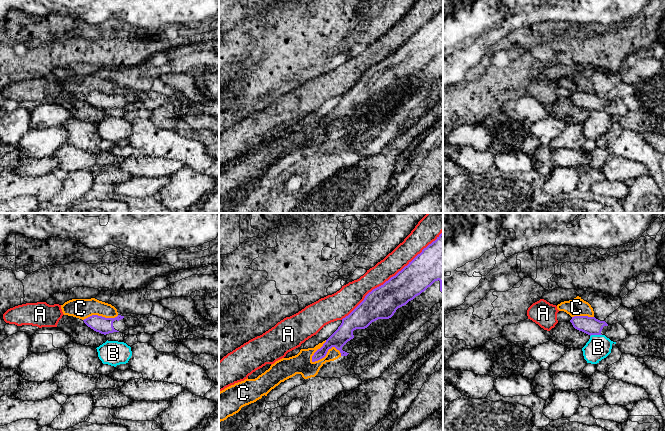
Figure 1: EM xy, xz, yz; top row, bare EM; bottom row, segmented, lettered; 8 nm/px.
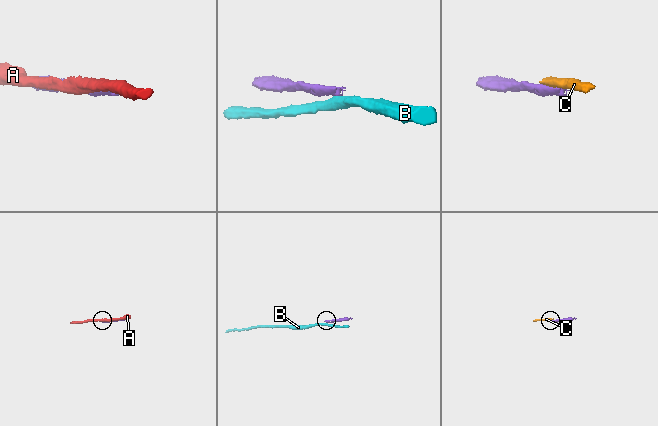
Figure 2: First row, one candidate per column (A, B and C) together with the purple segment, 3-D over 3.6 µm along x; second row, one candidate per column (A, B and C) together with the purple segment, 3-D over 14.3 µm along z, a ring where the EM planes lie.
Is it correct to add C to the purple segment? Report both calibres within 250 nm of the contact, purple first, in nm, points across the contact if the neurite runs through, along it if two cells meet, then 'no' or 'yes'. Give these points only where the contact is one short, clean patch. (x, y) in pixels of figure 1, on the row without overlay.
140/160 nm | along xz (341, 131), (338, 126), (331, 123), (323, 133), (311, 137) | no

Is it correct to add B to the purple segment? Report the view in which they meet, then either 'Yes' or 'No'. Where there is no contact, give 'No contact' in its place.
Touches purple in yz. No

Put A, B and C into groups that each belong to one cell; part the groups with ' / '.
A / B / C

